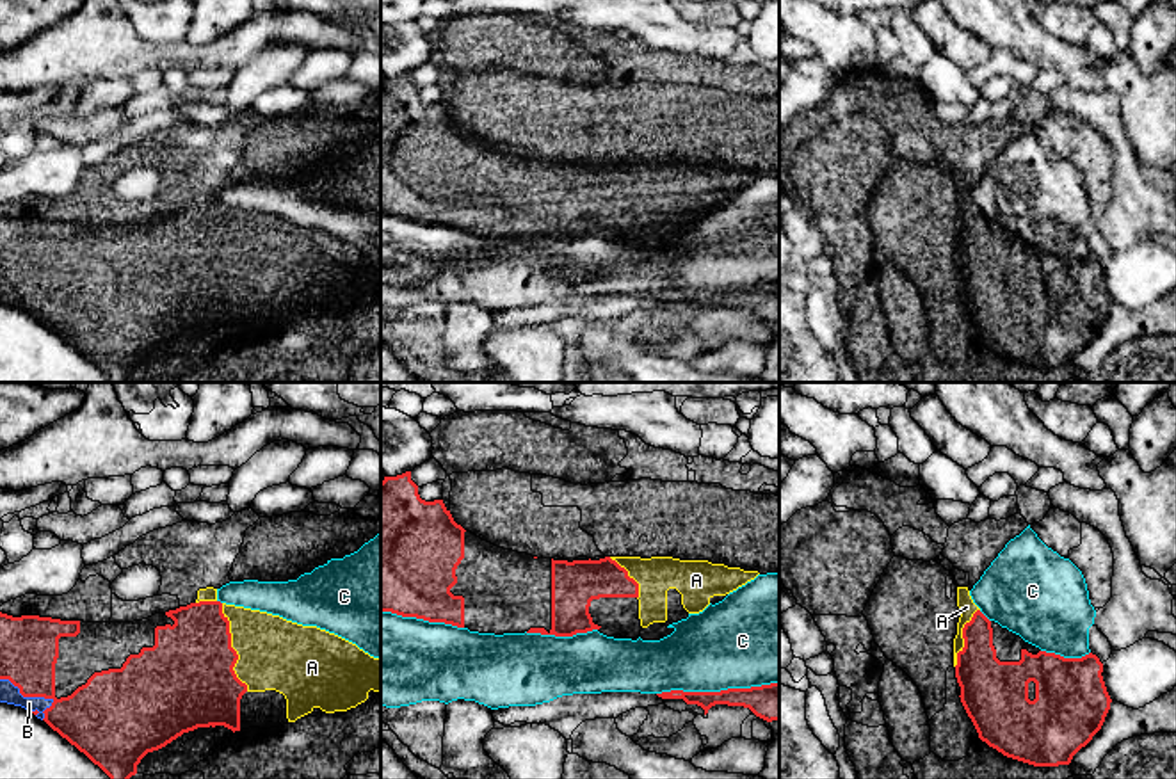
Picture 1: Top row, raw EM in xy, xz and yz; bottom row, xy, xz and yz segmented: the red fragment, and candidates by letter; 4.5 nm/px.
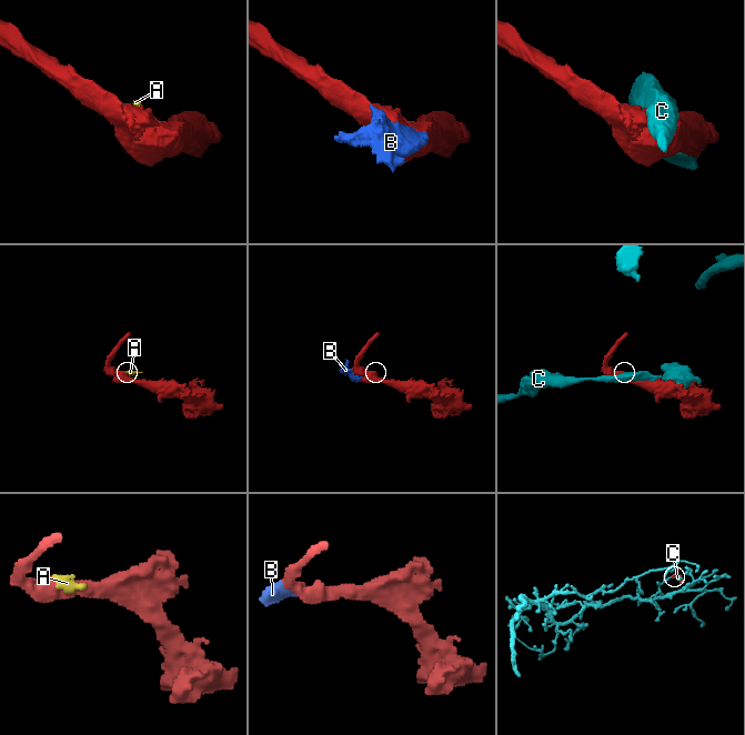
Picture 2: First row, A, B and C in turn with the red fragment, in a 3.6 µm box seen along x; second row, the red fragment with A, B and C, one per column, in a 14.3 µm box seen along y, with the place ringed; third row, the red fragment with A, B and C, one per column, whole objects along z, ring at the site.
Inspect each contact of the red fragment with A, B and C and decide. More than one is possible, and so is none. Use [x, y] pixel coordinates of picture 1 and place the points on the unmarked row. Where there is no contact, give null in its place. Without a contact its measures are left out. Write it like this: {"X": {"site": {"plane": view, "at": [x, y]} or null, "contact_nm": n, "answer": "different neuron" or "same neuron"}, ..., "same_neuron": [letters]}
{"A": {"site": {"plane": "xy", "at": [232, 249]}, "contact_nm": 420, "answer": "same neuron"}, "B": {"site": {"plane": "xy", "at": [34, 297]}, "contact_nm": 280, "answer": "same neuron"}, "C": {"site": {"plane": "xz", "at": [717, 294]}, "contact_nm": 550, "answer": "different neuron"}, "same_neuron": ["A", "B"]}

